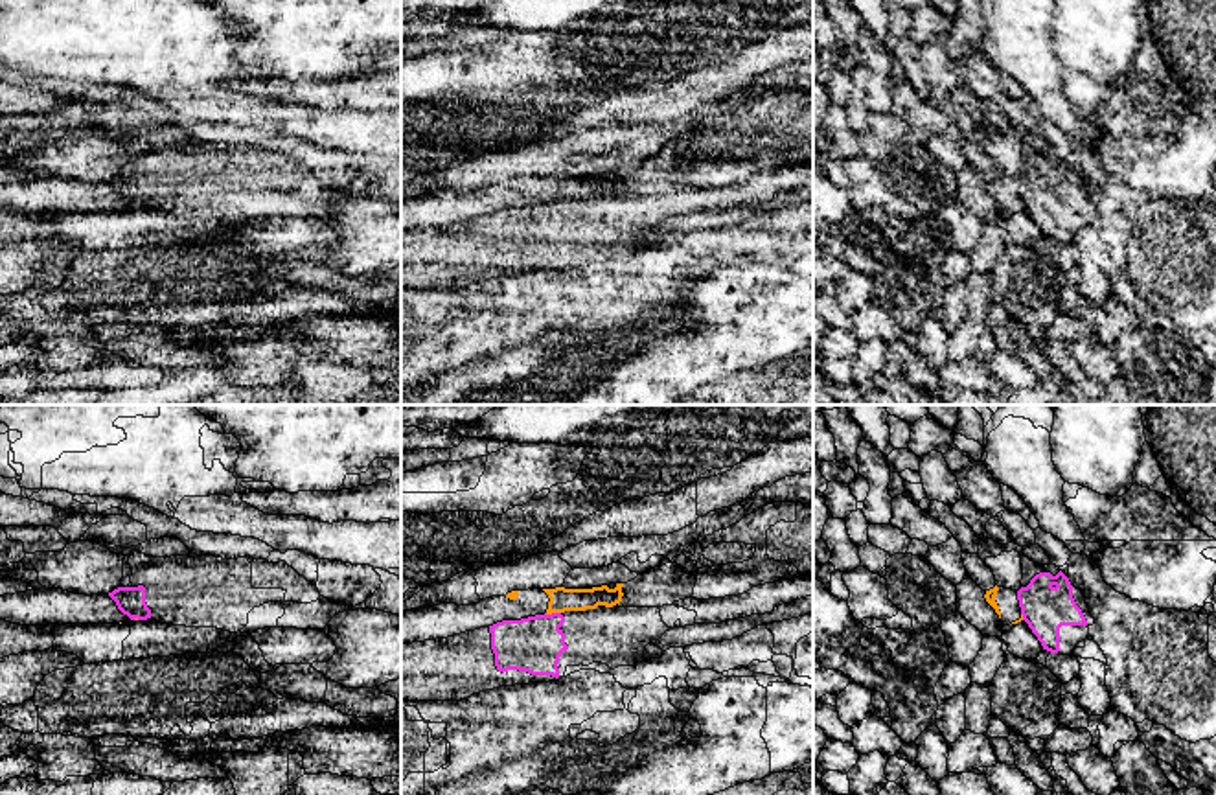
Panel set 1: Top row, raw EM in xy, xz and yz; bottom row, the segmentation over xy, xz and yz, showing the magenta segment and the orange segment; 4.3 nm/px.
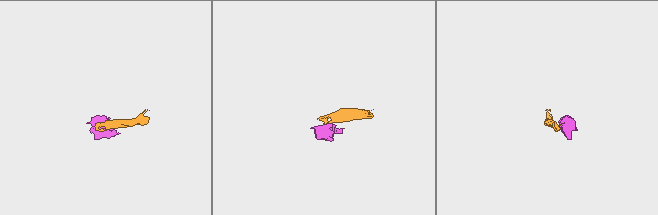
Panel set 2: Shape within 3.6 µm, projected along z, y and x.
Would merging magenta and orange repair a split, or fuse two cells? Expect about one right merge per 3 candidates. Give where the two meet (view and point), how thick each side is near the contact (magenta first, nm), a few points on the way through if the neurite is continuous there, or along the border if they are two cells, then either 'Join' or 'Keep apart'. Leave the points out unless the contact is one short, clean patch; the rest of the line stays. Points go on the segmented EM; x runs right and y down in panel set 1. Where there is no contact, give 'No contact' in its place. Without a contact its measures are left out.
Touches magenta at xz (552, 613). Thickness 240 nm (magenta) against 100 nm. Boundary: xz (560, 611), (545, 613). Keep apart

